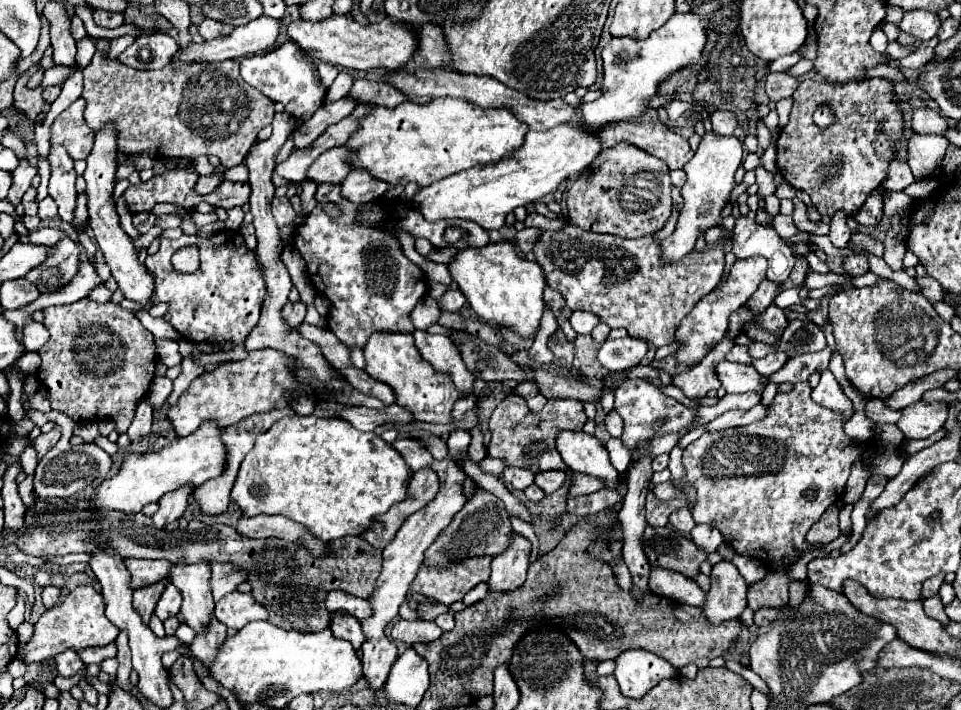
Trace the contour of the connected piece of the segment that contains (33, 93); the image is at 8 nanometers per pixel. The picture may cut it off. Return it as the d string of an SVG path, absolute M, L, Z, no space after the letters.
M37 63L19 77L14 89L13 103L14 107L22 110L35 123L45 119L49 110L48 108L43 108L44 100L41 93L44 89L42 87L26 88L27 81L38 70L41 70L41 67Z

